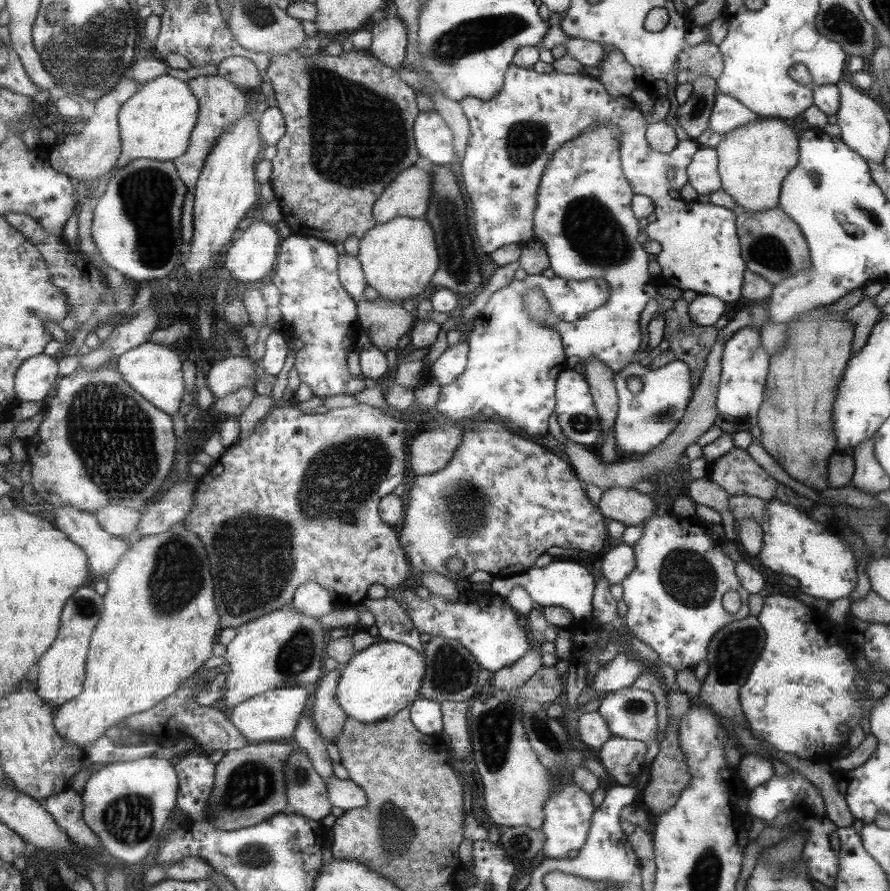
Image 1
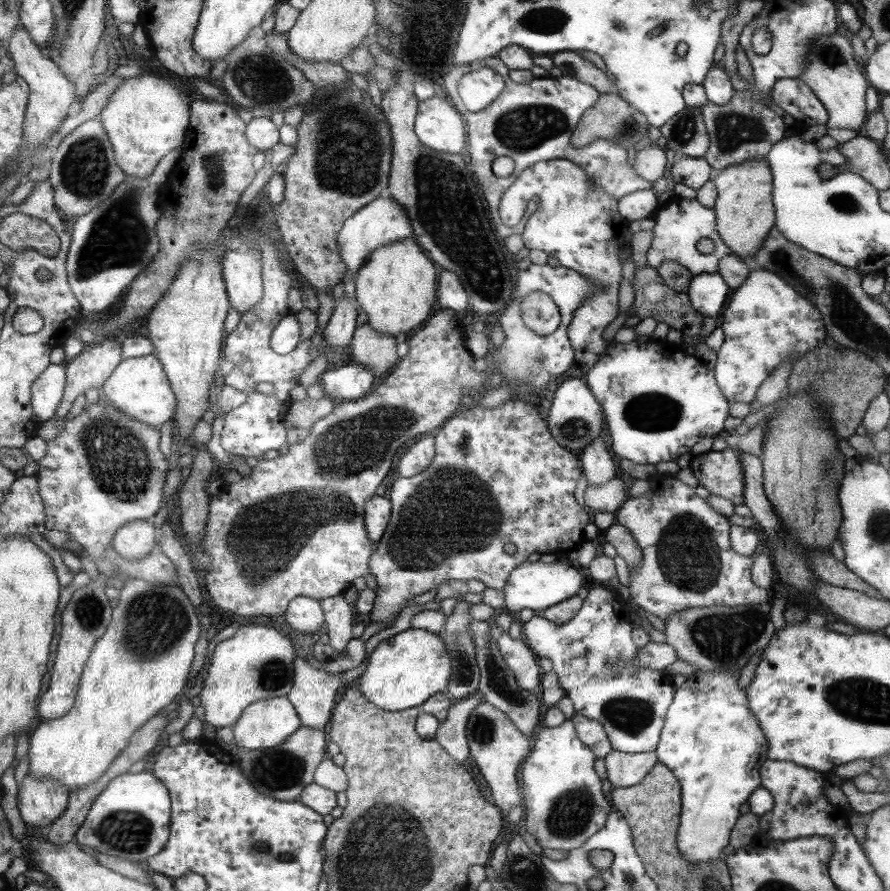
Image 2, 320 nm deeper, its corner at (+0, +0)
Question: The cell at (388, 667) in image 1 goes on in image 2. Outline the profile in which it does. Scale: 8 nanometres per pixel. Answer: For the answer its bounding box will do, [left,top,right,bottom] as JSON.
[357,628,453,711]

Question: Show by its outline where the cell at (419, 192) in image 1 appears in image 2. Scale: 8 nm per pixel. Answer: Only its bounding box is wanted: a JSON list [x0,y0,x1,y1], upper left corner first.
[339,193,414,280]

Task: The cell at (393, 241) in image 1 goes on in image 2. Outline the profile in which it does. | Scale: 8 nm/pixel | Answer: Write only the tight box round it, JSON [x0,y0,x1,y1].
[355,237,438,337]

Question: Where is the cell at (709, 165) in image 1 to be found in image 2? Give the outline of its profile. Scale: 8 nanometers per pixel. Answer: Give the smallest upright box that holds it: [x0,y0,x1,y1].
[670,156,711,191]

